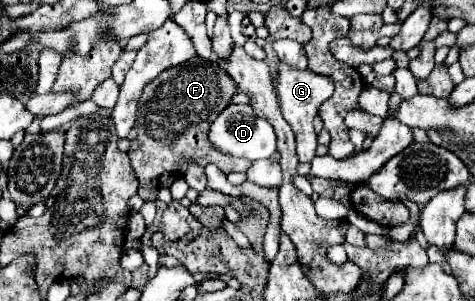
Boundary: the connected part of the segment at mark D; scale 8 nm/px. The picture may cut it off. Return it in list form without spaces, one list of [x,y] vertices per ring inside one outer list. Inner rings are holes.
[[[230,104],[228,110],[224,110],[216,122],[210,128],[210,140],[214,142],[214,146],[222,152],[228,152],[232,156],[240,156],[246,158],[250,162],[260,160],[260,158],[270,158],[276,150],[276,136],[274,136],[274,128],[264,122],[264,118],[256,116],[252,106],[244,106],[244,104]]]

